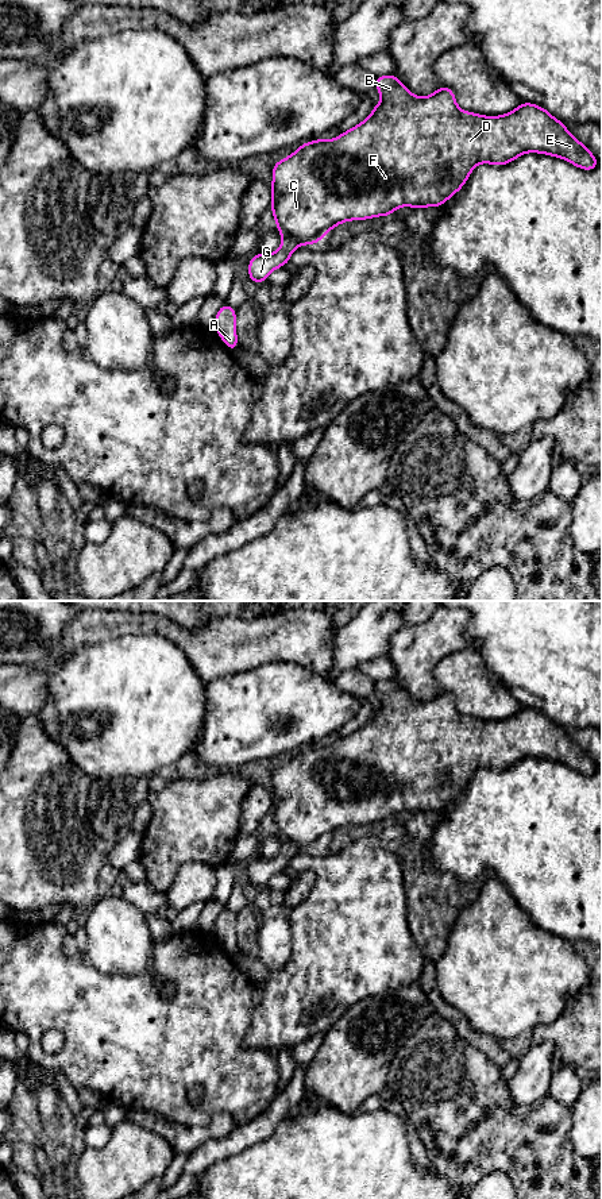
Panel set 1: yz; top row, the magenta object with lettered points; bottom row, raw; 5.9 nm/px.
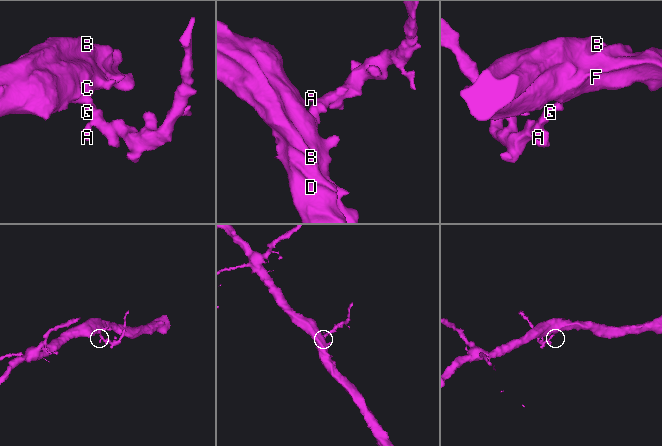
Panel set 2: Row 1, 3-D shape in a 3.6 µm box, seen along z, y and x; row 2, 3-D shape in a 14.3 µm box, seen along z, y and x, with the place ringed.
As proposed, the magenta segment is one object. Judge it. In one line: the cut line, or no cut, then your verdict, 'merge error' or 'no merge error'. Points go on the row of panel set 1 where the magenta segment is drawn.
no cut | no merge error

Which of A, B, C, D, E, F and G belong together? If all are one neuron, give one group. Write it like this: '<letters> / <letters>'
A B C D E F G

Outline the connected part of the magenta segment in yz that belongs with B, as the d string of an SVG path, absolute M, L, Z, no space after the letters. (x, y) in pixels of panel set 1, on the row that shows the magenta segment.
M395 74L375 77L381 104L373 104L373 113L337 138L314 139L302 143L289 157L273 166L271 212L277 230L282 235L274 254L256 254L248 262L250 281L267 281L274 269L290 262L298 246L319 243L333 227L350 220L367 220L390 216L397 208L441 207L459 192L478 163L508 165L525 153L539 153L568 161L586 171L595 169L599 161L580 143L566 126L547 109L532 103L521 103L516 109L501 116L483 116L462 111L451 88L441 86L427 97L413 96Z

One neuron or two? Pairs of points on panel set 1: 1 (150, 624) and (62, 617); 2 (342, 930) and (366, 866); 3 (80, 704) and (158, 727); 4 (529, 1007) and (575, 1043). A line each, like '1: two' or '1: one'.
1: two
2: one
3: one
4: two

